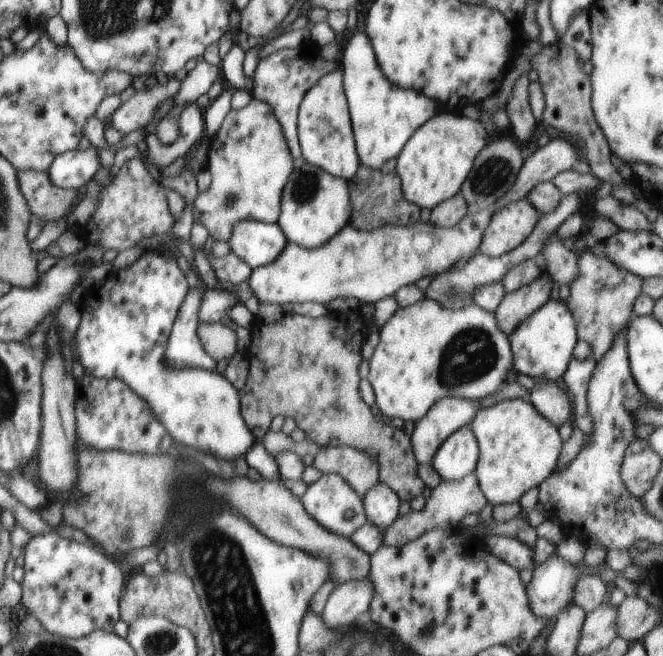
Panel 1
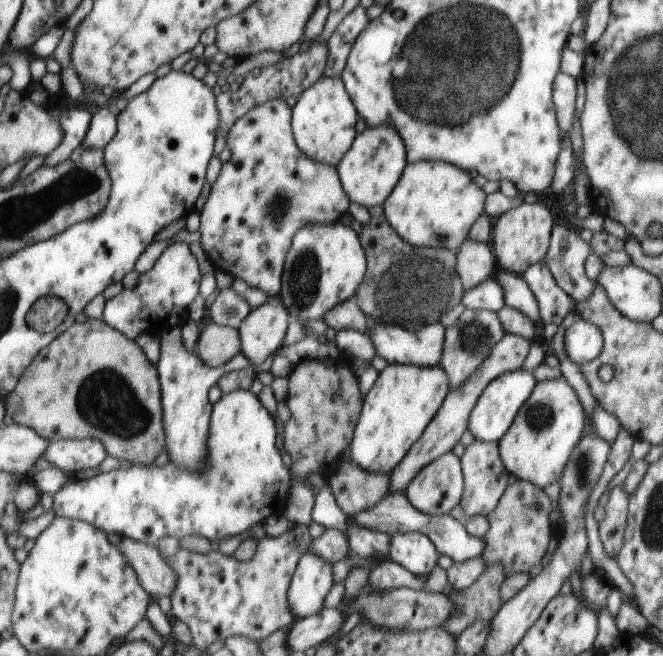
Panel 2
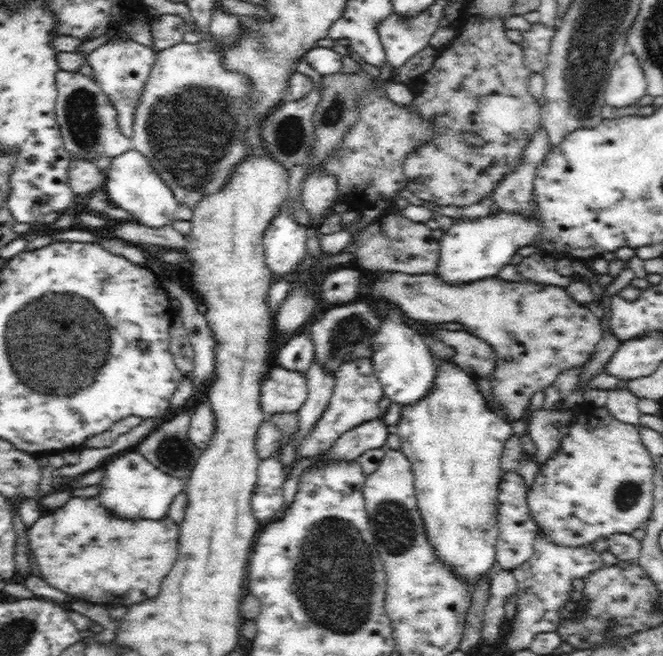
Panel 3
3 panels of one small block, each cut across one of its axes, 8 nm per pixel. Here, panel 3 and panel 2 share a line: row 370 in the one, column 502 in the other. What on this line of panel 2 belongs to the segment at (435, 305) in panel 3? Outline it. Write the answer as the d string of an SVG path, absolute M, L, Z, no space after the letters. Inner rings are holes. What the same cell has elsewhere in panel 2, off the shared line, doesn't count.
M510 478L498 504L487 514L489 529L485 534L486 548L482 556L485 564L500 563L505 576L519 572L528 573L532 566L541 563L548 550L552 532L557 528L550 524L548 515L555 504L544 492L528 481Z

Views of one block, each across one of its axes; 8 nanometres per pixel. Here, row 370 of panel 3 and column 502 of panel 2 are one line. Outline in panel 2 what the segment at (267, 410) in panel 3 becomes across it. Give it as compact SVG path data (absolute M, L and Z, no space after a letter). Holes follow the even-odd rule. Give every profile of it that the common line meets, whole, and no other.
M497 268L491 278L494 278L502 287L506 306L519 310L535 325L540 322L538 301L521 275Z

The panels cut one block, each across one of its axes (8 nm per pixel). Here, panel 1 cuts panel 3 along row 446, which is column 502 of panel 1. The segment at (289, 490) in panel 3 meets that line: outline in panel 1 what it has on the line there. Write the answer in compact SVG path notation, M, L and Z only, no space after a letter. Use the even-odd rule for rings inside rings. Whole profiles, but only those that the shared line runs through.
M425 296L410 306L398 307L381 326L379 338L380 341L369 360L368 380L373 386L375 404L387 420L400 418L403 422L416 422L437 400L446 397L484 400L506 384L506 373L513 366L509 338L499 327L495 313L474 302L462 308L451 309Z

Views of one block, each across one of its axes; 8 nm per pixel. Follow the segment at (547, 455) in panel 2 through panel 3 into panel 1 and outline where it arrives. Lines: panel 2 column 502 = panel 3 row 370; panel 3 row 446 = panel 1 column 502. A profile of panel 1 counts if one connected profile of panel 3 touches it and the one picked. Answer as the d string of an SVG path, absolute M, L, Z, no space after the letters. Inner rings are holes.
M503 400L480 409L472 422L479 446L475 475L487 502L492 505L518 502L521 494L539 487L557 466L563 447L559 428L543 417L531 402Z

